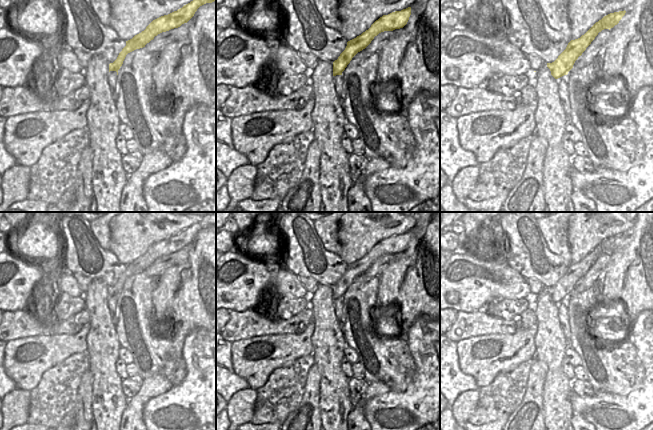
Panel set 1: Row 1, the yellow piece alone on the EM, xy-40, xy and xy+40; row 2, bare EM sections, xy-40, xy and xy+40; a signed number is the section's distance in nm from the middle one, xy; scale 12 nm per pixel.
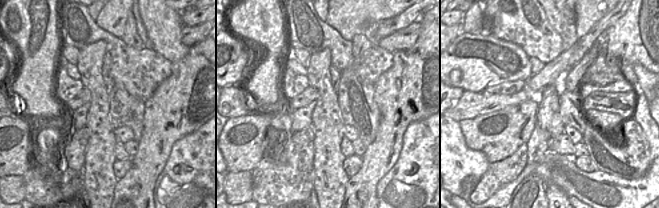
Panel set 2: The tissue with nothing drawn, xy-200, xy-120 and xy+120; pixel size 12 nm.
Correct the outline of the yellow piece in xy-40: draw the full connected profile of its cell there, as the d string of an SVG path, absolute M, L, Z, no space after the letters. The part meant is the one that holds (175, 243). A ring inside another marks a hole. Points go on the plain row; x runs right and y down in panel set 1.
M216 212L199 217L196 223L184 229L177 235L153 244L144 255L126 265L126 270L119 277L117 283L109 288L109 296L116 295L118 299L118 294L122 290L128 277L145 271L145 269L153 264L158 258L178 252L182 248L187 247L200 230L214 225L216 225Z

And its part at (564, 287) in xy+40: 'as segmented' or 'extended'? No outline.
as segmented

